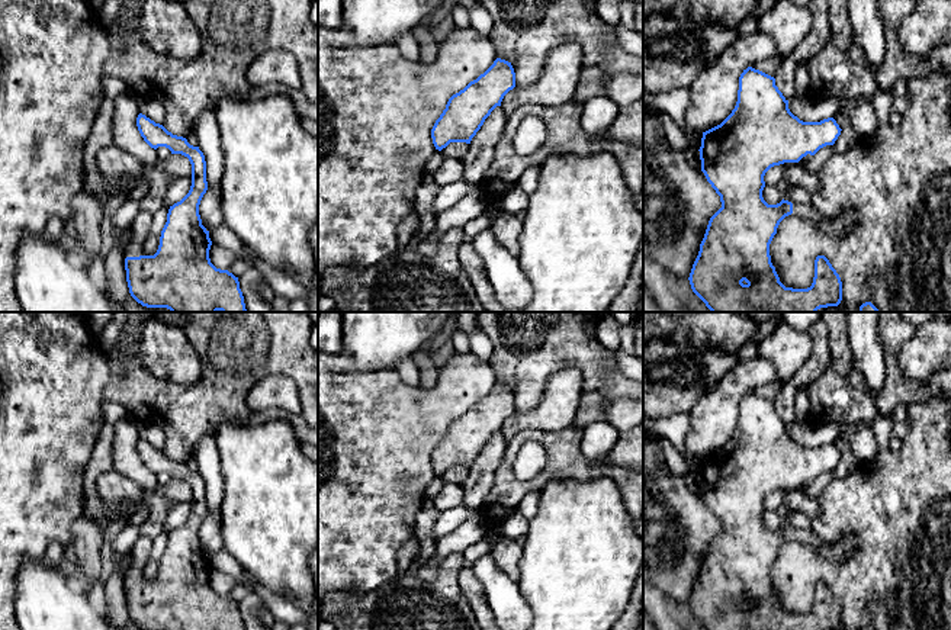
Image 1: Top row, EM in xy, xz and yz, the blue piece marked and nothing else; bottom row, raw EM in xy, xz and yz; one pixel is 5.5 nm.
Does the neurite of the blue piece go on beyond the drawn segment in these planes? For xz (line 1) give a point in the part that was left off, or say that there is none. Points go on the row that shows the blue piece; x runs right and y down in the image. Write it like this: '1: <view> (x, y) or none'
1: none

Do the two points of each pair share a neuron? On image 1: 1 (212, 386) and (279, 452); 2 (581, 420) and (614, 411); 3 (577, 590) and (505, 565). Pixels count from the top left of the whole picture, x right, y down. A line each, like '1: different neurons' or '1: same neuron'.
1: different neurons
2: same neuron
3: different neurons

